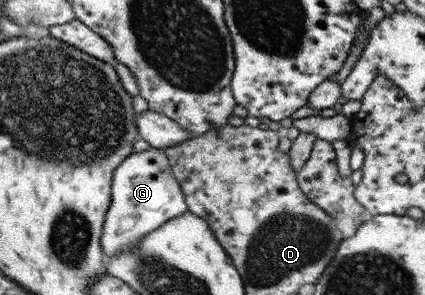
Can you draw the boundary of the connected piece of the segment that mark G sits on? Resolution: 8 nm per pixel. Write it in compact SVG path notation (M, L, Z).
M152 147L140 152L132 152L118 163L111 177L110 203L104 215L99 239L103 259L116 252L136 248L142 236L186 210L180 184L172 176L167 155L160 148Z

